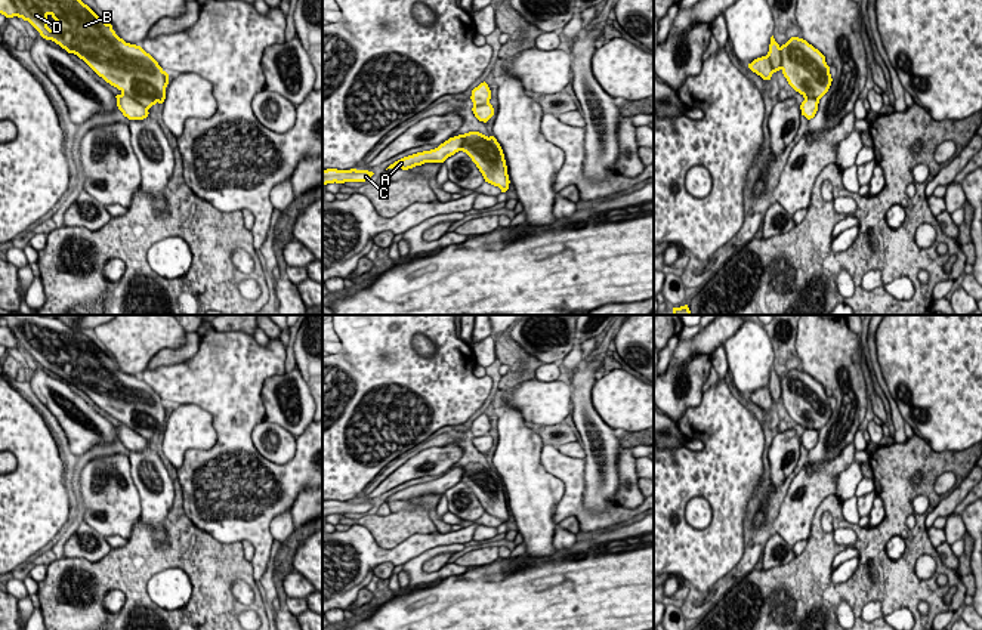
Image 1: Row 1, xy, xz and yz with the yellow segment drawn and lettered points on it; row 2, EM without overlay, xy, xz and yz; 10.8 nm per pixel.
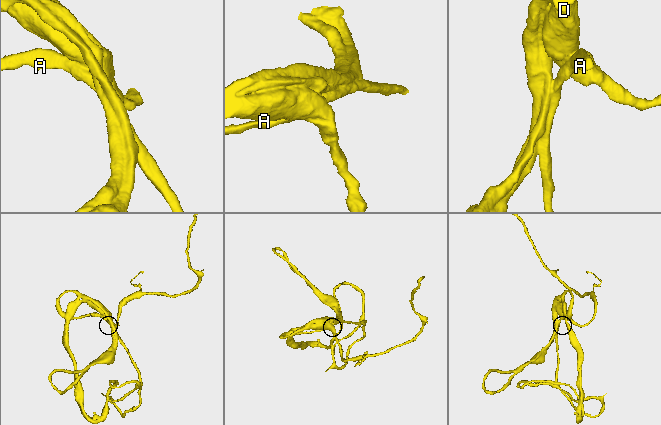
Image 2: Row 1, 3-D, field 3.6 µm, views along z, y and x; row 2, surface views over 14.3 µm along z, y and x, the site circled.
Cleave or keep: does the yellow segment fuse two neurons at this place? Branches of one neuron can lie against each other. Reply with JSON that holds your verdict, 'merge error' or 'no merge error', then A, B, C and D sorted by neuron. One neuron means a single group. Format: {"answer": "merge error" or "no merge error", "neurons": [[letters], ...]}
{"answer": "no merge error", "neurons": [["A", "B", "C", "D"]]}

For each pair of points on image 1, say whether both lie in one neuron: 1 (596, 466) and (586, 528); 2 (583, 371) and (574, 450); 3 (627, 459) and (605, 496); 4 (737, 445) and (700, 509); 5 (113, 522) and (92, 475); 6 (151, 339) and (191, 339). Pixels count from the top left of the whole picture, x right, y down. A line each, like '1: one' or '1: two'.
1: two
2: two
3: two
4: two
5: one
6: two

